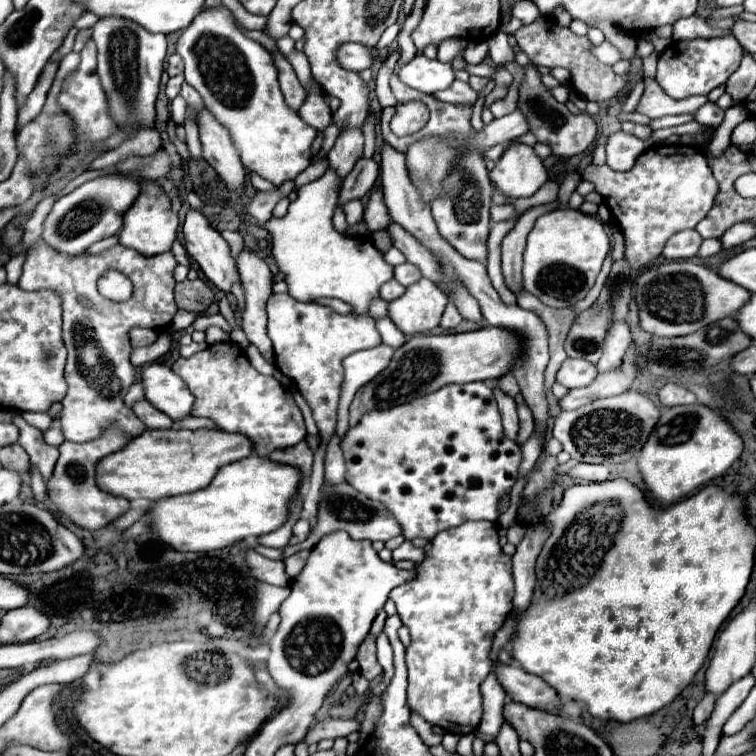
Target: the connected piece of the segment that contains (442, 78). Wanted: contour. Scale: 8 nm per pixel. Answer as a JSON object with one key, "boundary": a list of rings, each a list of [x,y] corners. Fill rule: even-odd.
{"boundary":[[[416,55],[408,65],[400,69],[400,81],[412,89],[432,95],[452,85],[454,71],[450,63],[440,63],[436,59],[432,61],[424,55]]]}

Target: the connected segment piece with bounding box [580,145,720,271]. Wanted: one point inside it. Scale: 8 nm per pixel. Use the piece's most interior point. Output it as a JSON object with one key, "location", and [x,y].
{"location":[670,189]}

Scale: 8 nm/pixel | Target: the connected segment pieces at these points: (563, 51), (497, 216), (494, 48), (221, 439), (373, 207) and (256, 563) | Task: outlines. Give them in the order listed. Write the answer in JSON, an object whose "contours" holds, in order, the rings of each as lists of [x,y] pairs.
{"contours":[[[[540,15],[534,23],[530,25],[522,25],[516,33],[514,33],[518,47],[528,55],[528,59],[534,65],[542,65],[542,67],[568,67],[572,77],[570,83],[572,87],[588,101],[610,101],[612,97],[616,97],[628,83],[630,83],[630,75],[614,75],[610,67],[602,65],[596,61],[596,57],[592,55],[592,41],[588,37],[580,37],[576,33],[572,33],[568,27],[558,25],[552,17],[548,15]]],[[[513,204],[495,205],[491,209],[490,216],[493,222],[507,220],[516,215]]],[[[496,31],[490,39],[488,39],[488,49],[490,49],[490,57],[494,59],[494,63],[506,63],[512,61],[512,49],[508,45],[508,39],[502,31]]],[[[146,429],[140,437],[128,441],[124,449],[106,455],[96,463],[96,485],[106,493],[128,501],[146,499],[152,503],[158,501],[158,497],[174,497],[204,489],[222,465],[248,455],[252,455],[252,445],[238,433],[208,429]]],[[[376,187],[376,189],[372,191],[372,195],[370,195],[368,207],[366,207],[366,211],[364,211],[364,221],[368,223],[370,233],[384,229],[384,225],[386,225],[388,221],[392,221],[392,219],[388,217],[388,209],[386,209],[386,205],[384,205],[382,189],[380,189],[380,187]]],[[[250,549],[246,553],[246,561],[250,571],[256,575],[256,579],[270,583],[270,585],[280,585],[280,587],[288,587],[290,585],[290,577],[284,571],[284,561],[272,561],[262,557],[260,553],[256,553],[254,549]]]]}

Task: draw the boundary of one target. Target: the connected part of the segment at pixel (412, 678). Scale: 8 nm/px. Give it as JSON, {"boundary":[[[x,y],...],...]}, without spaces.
{"boundary":[[[468,521],[456,529],[438,533],[432,549],[416,565],[414,579],[396,587],[390,599],[396,603],[402,623],[410,629],[412,643],[406,647],[408,663],[408,705],[418,711],[430,725],[450,729],[450,733],[472,733],[482,719],[480,683],[490,673],[490,647],[494,633],[502,627],[512,611],[512,557],[502,553],[498,527],[490,521]]]}

